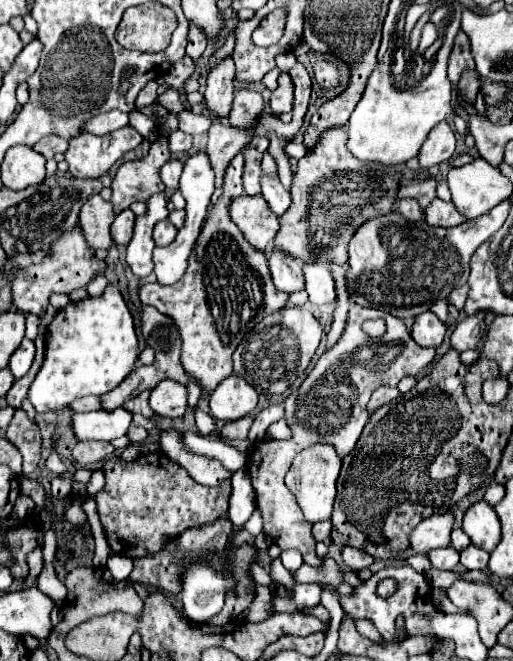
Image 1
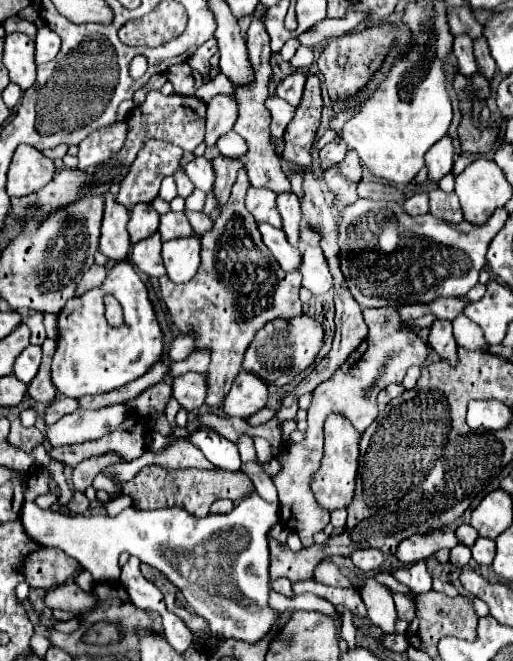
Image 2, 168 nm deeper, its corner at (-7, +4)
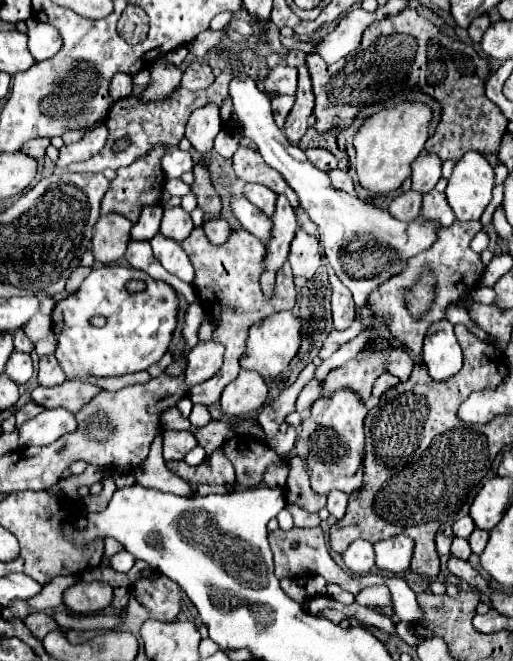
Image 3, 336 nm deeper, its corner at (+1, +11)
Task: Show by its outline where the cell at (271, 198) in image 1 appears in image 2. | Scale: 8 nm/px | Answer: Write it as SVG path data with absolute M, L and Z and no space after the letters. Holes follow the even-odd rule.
M280 193L278 195L278 211L282 215L282 229L288 235L288 241L298 247L298 239L300 239L300 219L302 219L302 211L300 211L300 201L294 193Z

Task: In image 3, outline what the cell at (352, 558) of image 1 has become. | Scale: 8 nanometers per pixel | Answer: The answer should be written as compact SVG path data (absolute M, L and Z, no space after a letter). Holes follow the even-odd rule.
M354 540L342 558L346 568L354 574L368 574L374 568L374 548L366 540Z

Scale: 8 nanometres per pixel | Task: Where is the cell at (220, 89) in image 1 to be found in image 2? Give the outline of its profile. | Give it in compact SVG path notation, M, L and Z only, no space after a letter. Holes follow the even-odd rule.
M216 95L216 97L208 103L204 145L206 145L206 147L214 147L216 141L234 127L236 117L238 117L236 101L234 101L232 97L228 97L228 95Z

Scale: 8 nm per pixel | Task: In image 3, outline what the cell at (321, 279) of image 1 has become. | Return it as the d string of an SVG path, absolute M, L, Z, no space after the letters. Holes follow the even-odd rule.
M304 230L296 232L292 240L288 262L292 266L294 276L312 278L320 268L320 244L314 236L308 236Z

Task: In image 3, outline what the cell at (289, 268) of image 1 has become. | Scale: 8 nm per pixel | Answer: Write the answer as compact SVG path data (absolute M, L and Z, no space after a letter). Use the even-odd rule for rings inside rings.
M236 198L232 200L232 210L238 218L238 222L250 232L254 234L258 240L268 242L272 238L272 220L268 216L264 216L264 212L260 212L254 204L250 204L246 198Z

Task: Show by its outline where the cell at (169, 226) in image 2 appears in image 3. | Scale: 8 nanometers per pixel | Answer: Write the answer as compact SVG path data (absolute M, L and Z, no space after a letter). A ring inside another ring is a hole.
M174 206L174 208L166 208L164 216L162 216L162 224L160 224L160 232L176 242L182 242L188 238L188 234L192 232L194 224L190 214L182 208L182 206Z

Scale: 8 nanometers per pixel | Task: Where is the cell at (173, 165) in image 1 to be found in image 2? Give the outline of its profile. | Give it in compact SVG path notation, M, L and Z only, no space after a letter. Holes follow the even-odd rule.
M178 169L176 173L174 173L174 179L176 179L176 187L178 187L178 195L180 197L188 197L192 191L194 191L194 185L192 185L192 181L184 175L184 171L182 169Z

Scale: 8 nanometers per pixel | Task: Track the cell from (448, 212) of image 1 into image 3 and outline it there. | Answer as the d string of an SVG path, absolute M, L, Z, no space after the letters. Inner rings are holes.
M436 190L424 194L422 218L426 218L426 220L438 220L442 226L450 226L456 220L452 208L446 202L446 196L440 194L440 192L436 192Z

